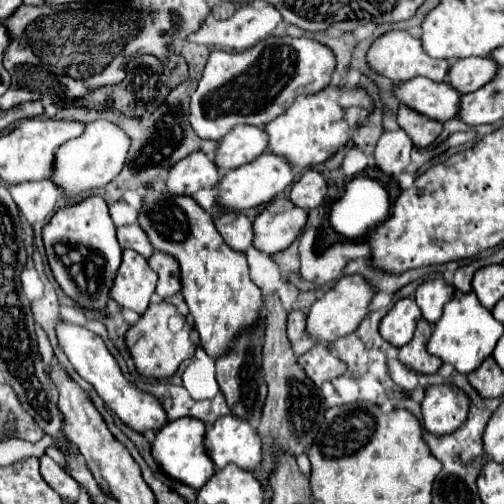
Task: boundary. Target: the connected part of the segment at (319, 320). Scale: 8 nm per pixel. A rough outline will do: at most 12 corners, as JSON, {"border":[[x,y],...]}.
{"border":[[342,276],[308,312],[306,334],[334,342],[358,328],[374,288]]}

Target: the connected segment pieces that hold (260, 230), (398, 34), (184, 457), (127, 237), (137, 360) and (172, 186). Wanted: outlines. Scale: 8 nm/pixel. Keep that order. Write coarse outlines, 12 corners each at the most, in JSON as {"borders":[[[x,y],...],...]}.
{"borders":[[[276,198],[256,216],[252,246],[276,254],[302,232],[306,212]],[[404,30],[380,36],[368,64],[406,82],[442,82],[450,62],[430,58],[420,38]],[[180,418],[156,432],[152,456],[196,490],[214,476],[206,424]],[[138,224],[118,228],[122,248],[132,248],[144,258],[154,248]],[[154,300],[128,330],[140,374],[170,378],[194,356],[190,324],[168,328],[176,306]],[[204,152],[180,160],[168,174],[170,194],[214,188],[220,168]]]}

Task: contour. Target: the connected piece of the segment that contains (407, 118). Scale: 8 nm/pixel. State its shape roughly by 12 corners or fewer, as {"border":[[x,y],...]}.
{"border":[[404,104],[398,124],[418,148],[430,146],[442,122],[422,116]]}

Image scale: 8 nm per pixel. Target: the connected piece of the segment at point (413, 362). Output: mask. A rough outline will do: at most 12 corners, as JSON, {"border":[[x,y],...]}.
{"border":[[422,318],[414,338],[400,348],[400,362],[434,374],[442,360],[426,350],[432,324]]}

